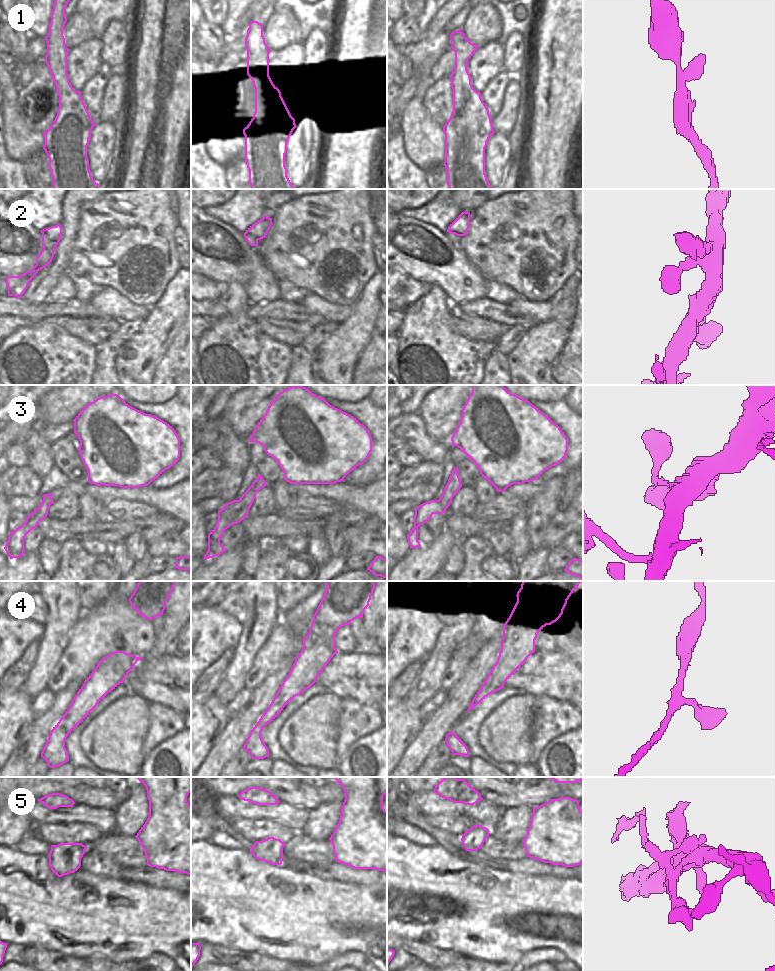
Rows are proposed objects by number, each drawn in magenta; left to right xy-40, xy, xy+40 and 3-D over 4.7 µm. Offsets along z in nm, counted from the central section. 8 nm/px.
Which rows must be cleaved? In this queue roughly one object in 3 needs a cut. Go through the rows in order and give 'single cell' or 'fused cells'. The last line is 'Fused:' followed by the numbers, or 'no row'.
1: single cell
2: single cell
3: single cell
4: single cell
5: fused cells
Fused: 5

